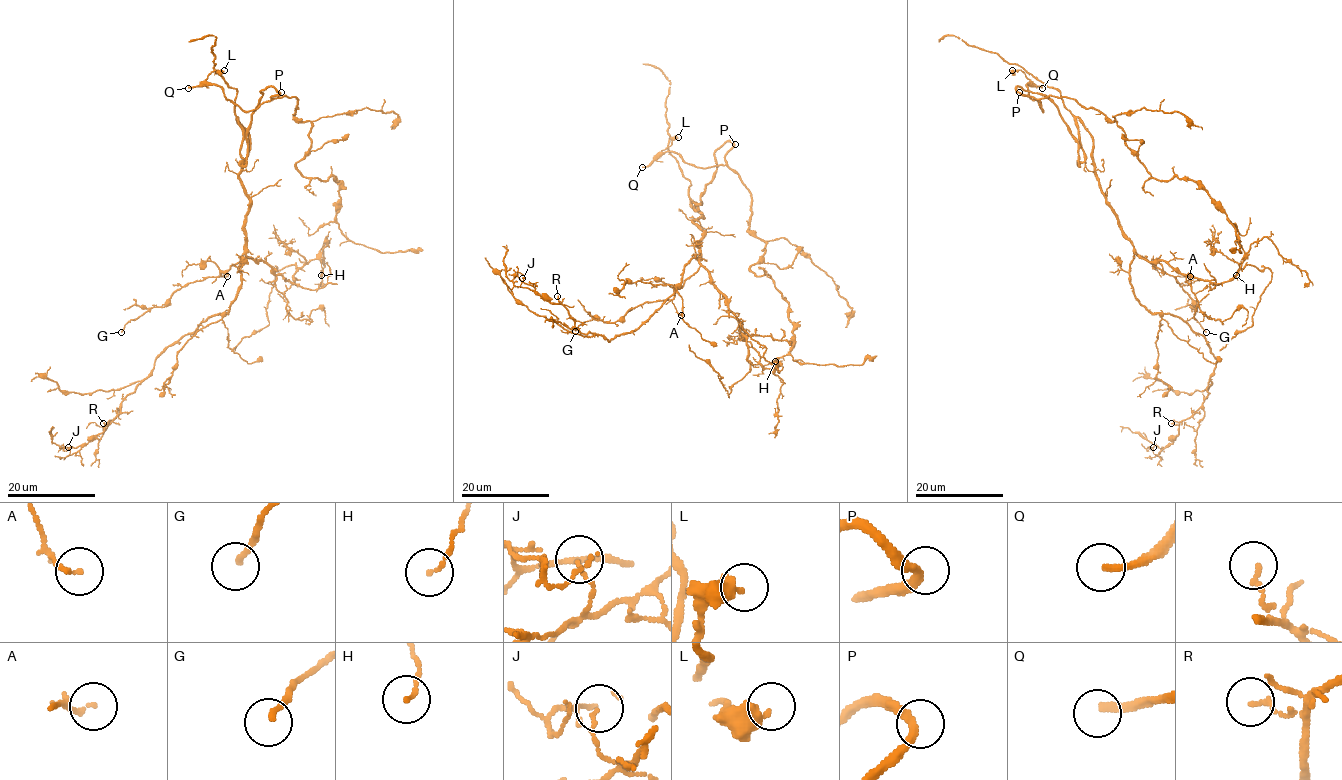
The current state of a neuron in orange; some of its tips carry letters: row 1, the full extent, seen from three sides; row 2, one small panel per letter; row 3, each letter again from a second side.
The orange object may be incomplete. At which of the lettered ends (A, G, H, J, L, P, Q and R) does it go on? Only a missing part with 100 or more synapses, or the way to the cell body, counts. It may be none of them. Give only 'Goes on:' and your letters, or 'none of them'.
Goes on: Q

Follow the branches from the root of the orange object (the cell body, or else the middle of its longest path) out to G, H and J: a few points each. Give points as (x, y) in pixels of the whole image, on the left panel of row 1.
G: (235, 109), (249, 136), (239, 174), (249, 201), (246, 255), (218, 276), (184, 284), (121, 332)
H: (235, 109), (249, 136), (239, 174), (249, 201), (245, 253), (292, 284), (294, 273), (315, 259), (321, 275)
J: (235, 109), (249, 136), (239, 174), (249, 209), (238, 295), (156, 359), (101, 433), (70, 455), (68, 447)

